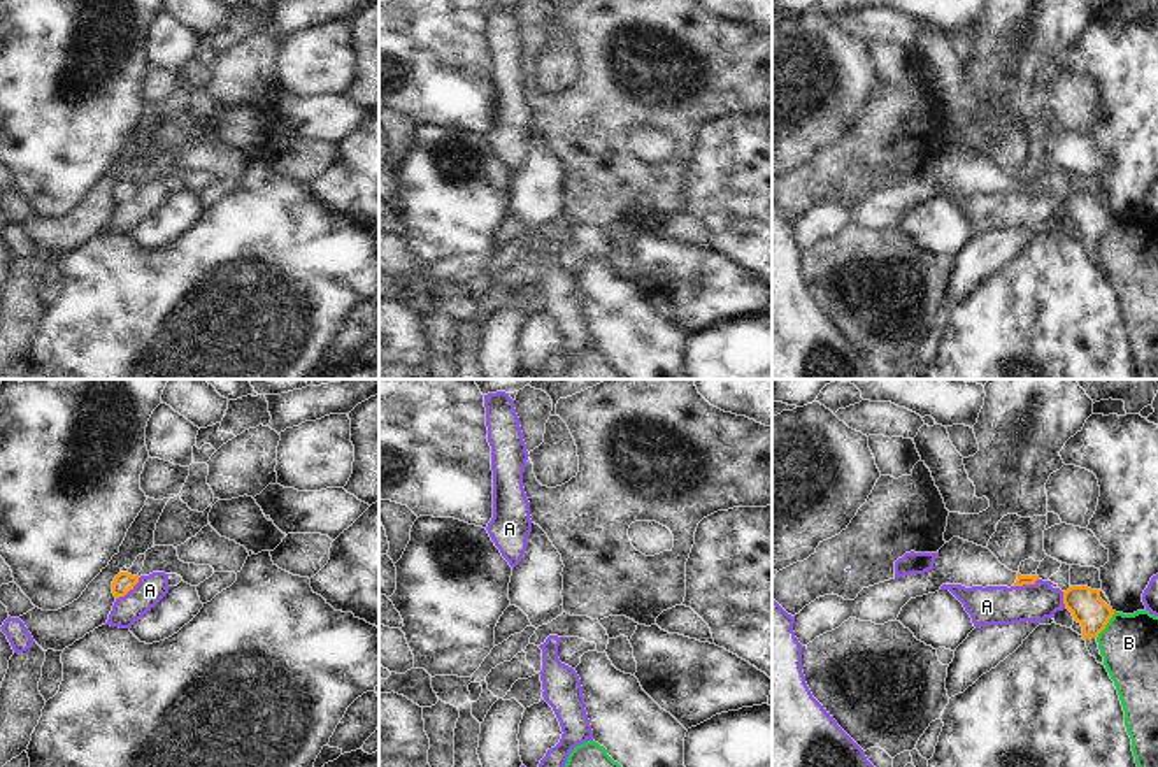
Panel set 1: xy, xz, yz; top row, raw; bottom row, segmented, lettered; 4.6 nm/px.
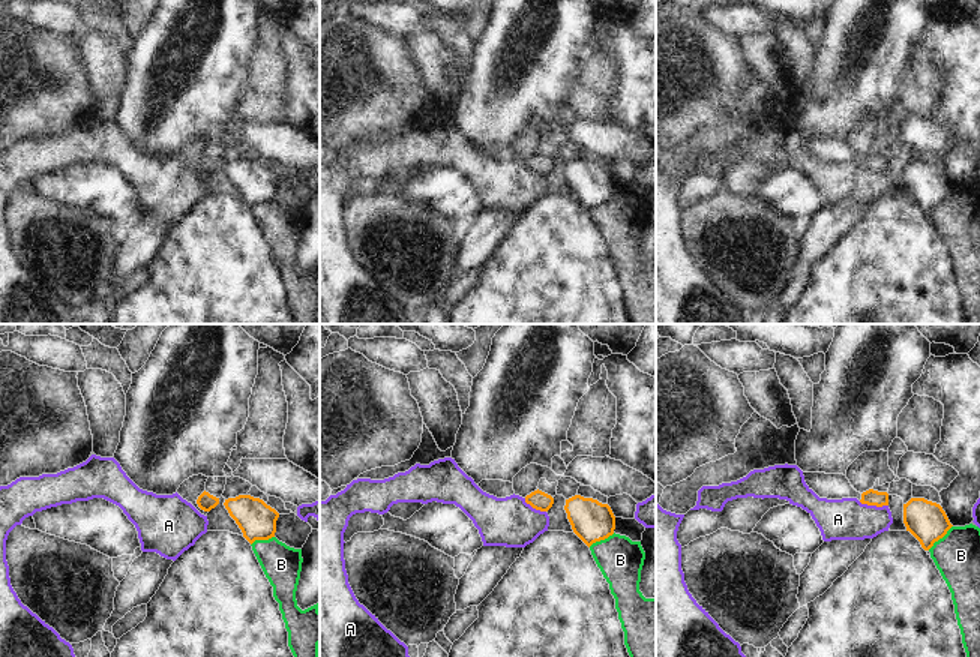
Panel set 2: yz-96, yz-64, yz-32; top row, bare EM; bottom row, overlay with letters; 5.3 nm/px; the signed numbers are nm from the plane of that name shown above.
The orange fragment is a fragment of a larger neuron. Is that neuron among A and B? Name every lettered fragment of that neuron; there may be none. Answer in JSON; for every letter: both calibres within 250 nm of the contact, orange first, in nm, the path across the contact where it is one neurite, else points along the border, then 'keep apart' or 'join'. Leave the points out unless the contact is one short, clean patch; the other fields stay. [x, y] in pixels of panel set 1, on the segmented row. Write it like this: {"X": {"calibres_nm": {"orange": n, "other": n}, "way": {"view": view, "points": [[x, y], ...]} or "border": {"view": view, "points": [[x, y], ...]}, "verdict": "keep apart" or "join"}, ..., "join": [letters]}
{"A": {"calibres_nm": {"orange": 90, "other": 140}, "border": {"view": "xy", "points": [[139, 578], [116, 599]]}, "verdict": "keep apart"}, "B": {"calibres_nm": {"orange": 150, "other": 260}, "border": {"view": "yz", "points": [[1115, 611], [1097, 637]]}, "verdict": "keep apart"}, "join": []}

